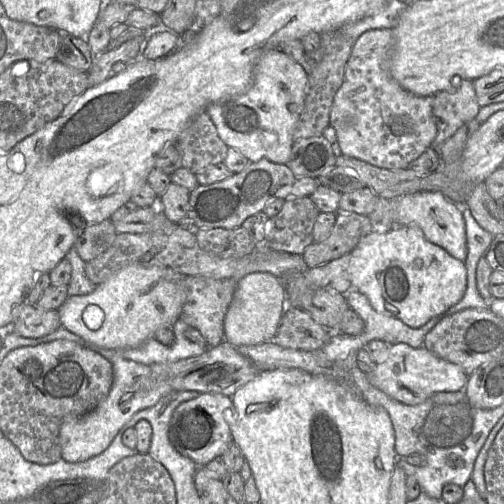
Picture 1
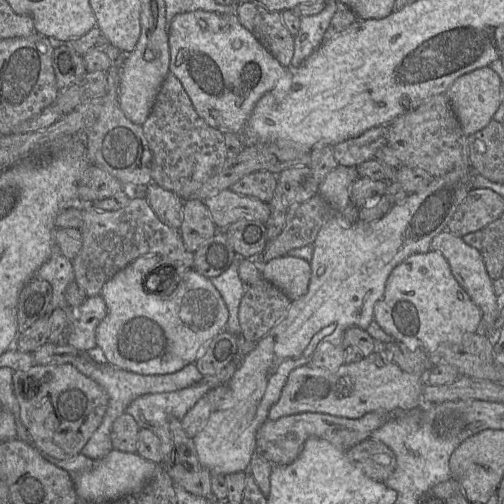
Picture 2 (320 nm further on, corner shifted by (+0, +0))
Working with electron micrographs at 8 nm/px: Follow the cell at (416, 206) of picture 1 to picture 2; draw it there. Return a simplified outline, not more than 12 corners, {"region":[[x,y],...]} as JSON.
{"region":[[442,231],[431,250],[442,253],[454,278],[481,309],[477,333],[489,339],[499,298],[480,251]]}

